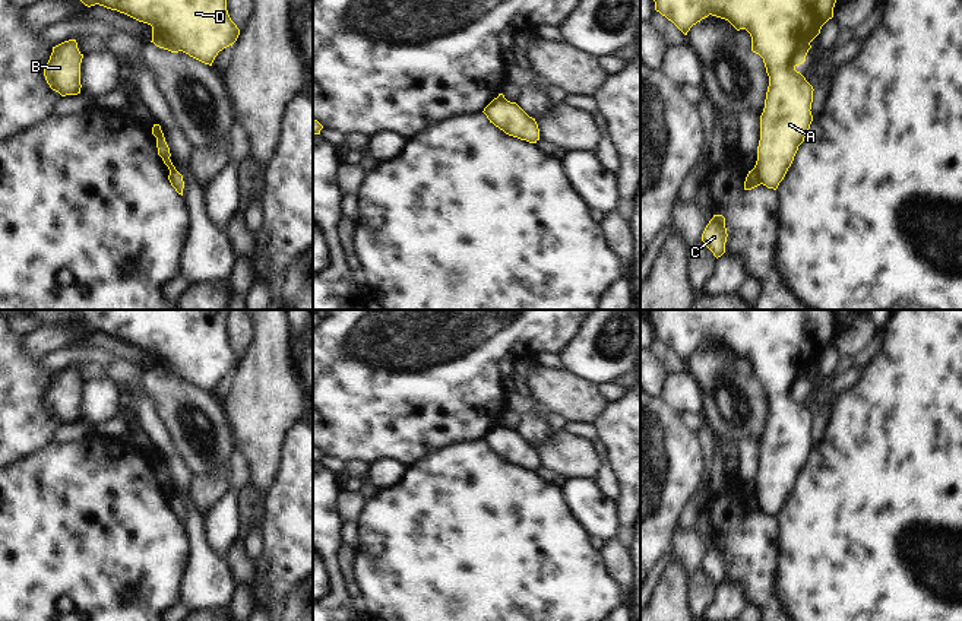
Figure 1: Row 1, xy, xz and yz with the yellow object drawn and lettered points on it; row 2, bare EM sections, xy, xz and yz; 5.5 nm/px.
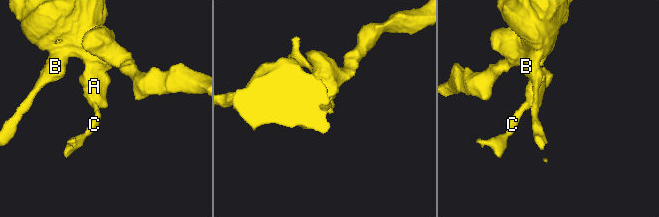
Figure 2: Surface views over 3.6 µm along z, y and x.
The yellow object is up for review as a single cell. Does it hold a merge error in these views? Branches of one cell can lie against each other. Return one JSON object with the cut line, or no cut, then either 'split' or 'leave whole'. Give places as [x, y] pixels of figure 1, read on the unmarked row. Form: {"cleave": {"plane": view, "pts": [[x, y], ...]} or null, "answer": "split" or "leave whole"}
{"cleave": {"plane": "yz", "pts": [[753, 496], [762, 510]]}, "answer": "split"}

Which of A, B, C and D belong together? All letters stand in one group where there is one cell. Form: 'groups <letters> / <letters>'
groups A B D / C

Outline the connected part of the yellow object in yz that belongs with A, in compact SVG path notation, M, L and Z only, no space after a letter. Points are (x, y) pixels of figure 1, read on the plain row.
M652 310L651 323L655 338L684 362L709 342L750 361L751 378L763 386L769 403L754 497L763 513L776 517L813 449L814 416L795 395L806 389L810 370L833 345L833 310Z

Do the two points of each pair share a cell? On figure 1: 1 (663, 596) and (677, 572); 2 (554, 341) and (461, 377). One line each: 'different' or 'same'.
1: same
2: same

